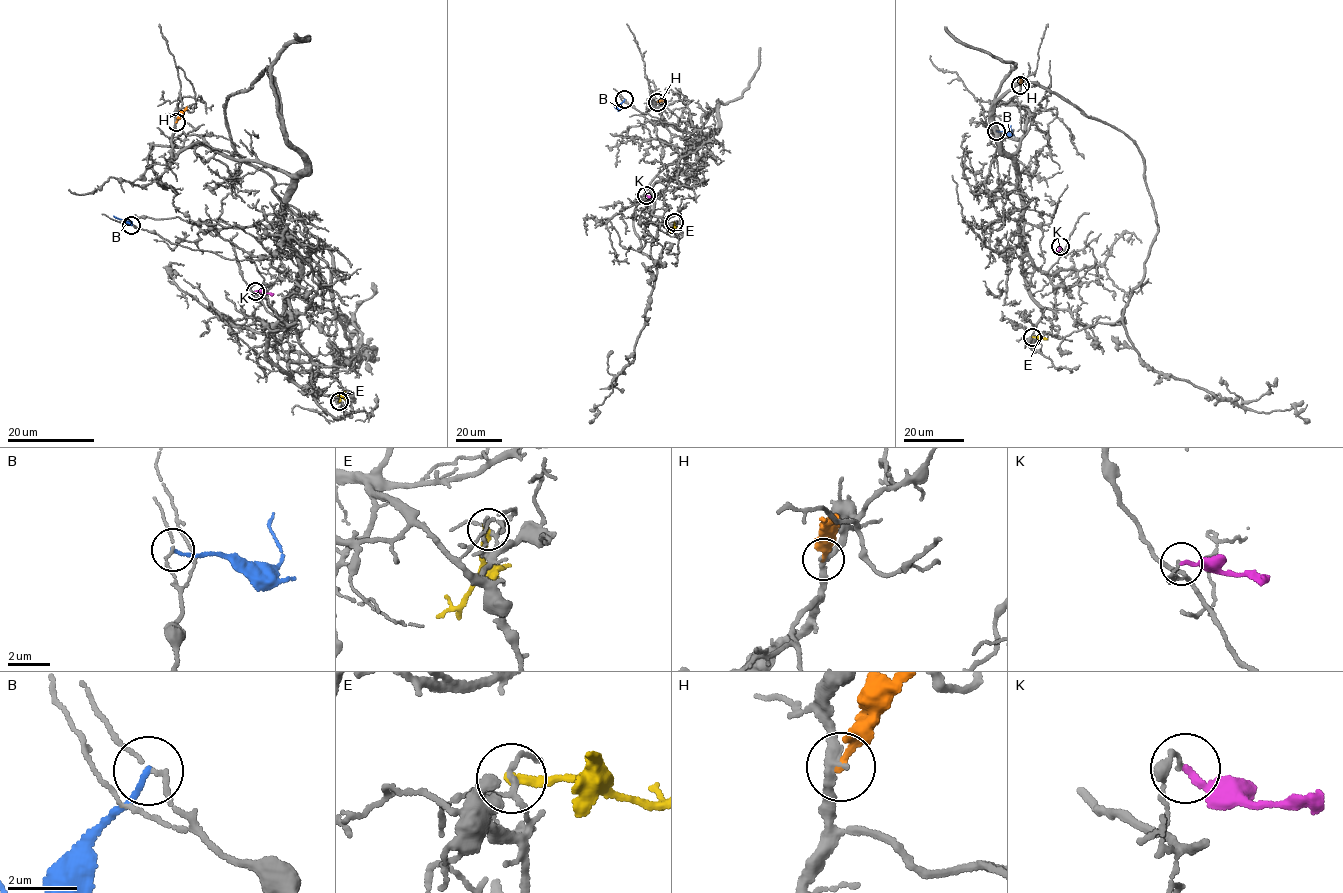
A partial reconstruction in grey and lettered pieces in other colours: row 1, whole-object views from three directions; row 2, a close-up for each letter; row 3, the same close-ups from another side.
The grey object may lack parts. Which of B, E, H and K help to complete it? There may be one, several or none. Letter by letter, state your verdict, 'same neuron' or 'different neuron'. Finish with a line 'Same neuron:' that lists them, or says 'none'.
B: different neuron
E: different neuron
H: different neuron
K: different neuron
Same neuron: none

